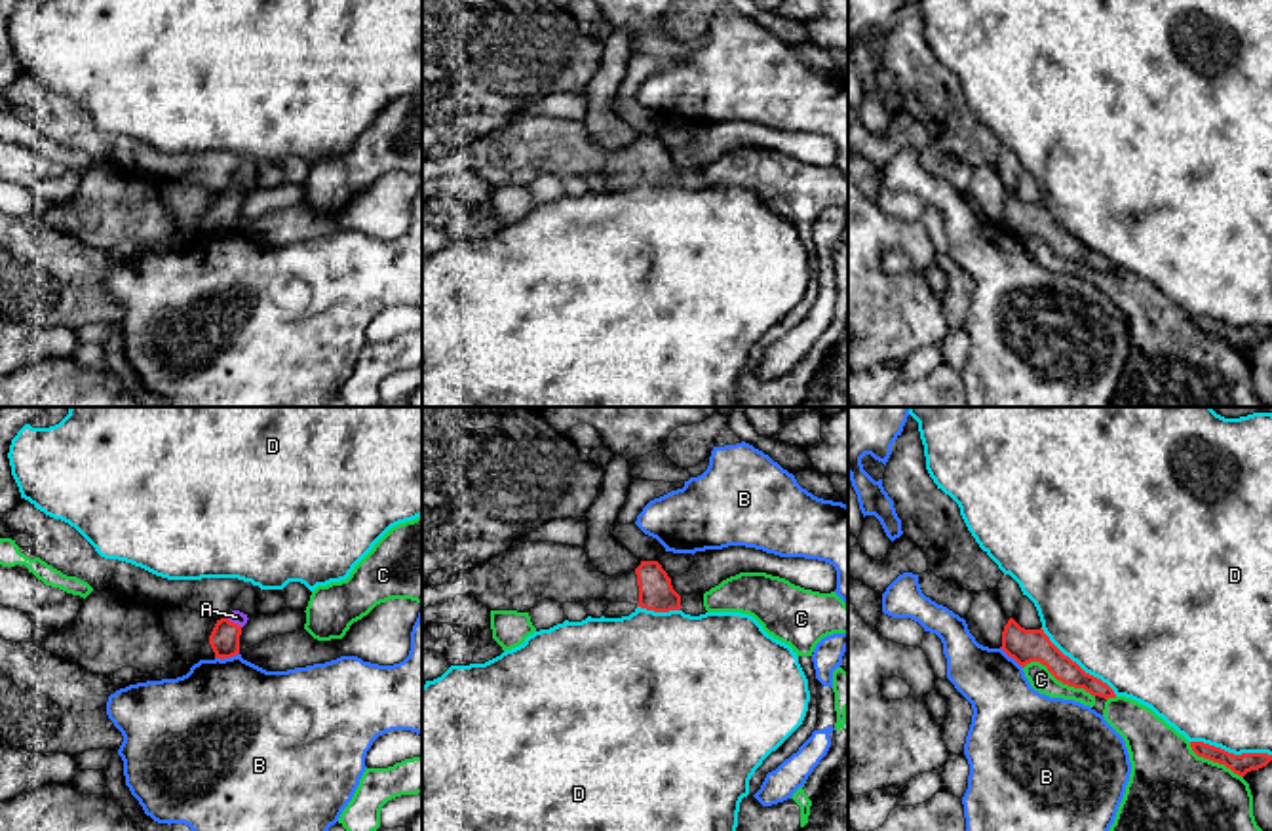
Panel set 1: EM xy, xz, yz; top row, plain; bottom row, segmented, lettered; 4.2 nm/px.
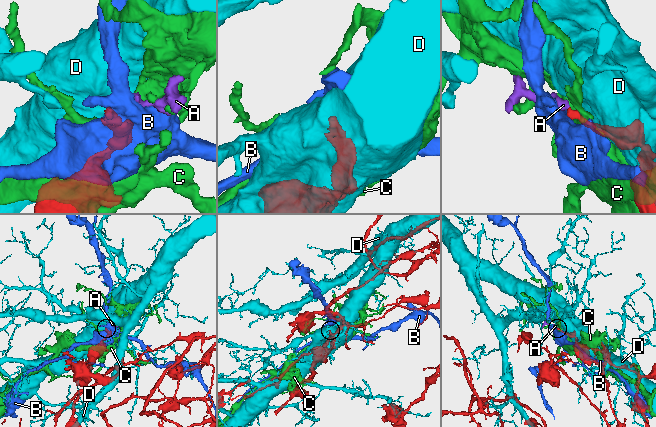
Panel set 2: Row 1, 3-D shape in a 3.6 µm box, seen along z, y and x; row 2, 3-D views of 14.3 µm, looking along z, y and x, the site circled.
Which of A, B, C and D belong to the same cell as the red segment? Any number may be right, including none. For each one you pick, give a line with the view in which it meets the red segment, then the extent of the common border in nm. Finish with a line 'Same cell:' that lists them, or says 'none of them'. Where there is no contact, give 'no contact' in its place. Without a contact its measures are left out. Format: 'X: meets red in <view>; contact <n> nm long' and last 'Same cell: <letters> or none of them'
A: meets red in xy; contact 80 nm long
Same cell: A

